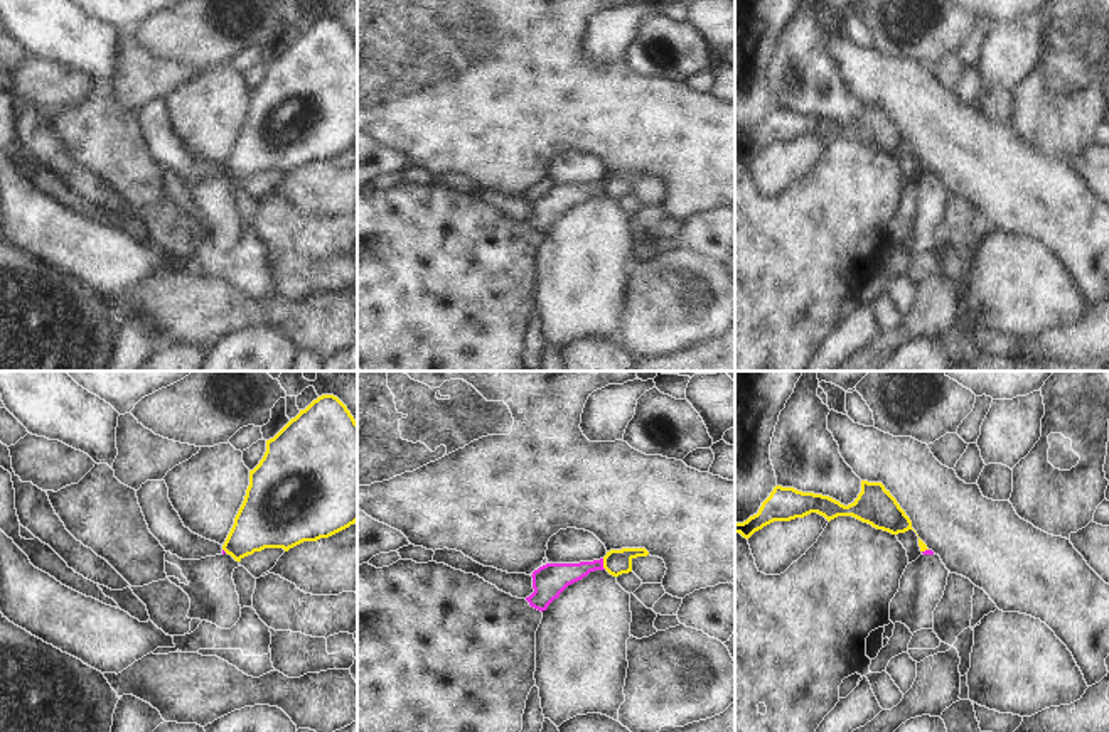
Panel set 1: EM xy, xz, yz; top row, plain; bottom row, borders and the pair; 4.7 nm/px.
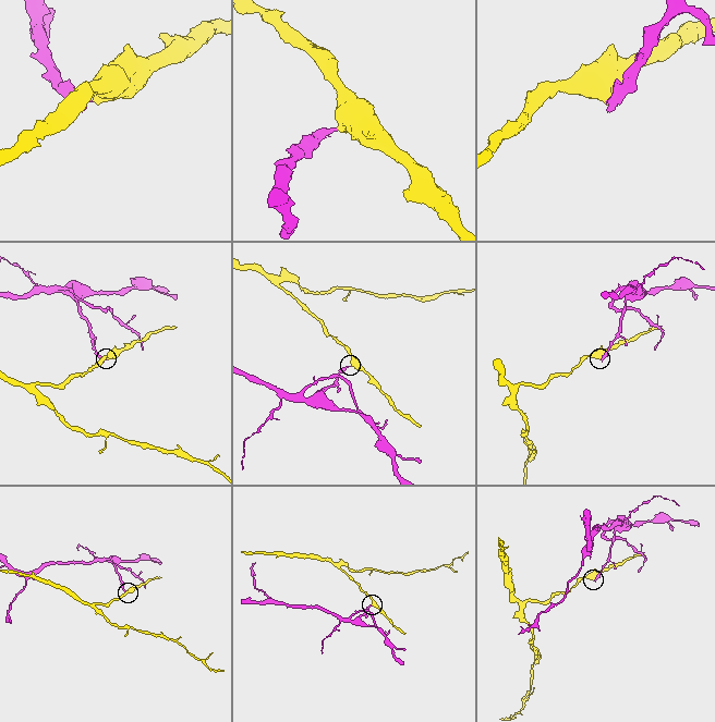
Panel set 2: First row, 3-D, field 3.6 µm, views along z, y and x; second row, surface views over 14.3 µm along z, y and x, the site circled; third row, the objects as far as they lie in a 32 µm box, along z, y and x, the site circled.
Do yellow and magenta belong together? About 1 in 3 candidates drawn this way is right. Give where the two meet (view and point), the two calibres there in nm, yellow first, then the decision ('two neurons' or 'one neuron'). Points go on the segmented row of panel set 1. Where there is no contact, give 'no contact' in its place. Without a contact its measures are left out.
xz (604, 564) | 120/140 nm | two neurons

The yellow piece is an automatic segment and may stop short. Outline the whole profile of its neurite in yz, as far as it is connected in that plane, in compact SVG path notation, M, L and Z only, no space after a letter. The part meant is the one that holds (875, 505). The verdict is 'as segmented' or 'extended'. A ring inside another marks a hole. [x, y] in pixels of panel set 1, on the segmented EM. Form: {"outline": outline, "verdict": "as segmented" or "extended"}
{"outline": "M861 481L861 492L848 506L829 496L775 486L757 514L743 523L735 523L735 533L748 540L755 531L774 521L790 521L811 513L817 513L828 521L838 516L853 516L892 535L913 530L910 518L881 482Z", "verdict": "as segmented"}

